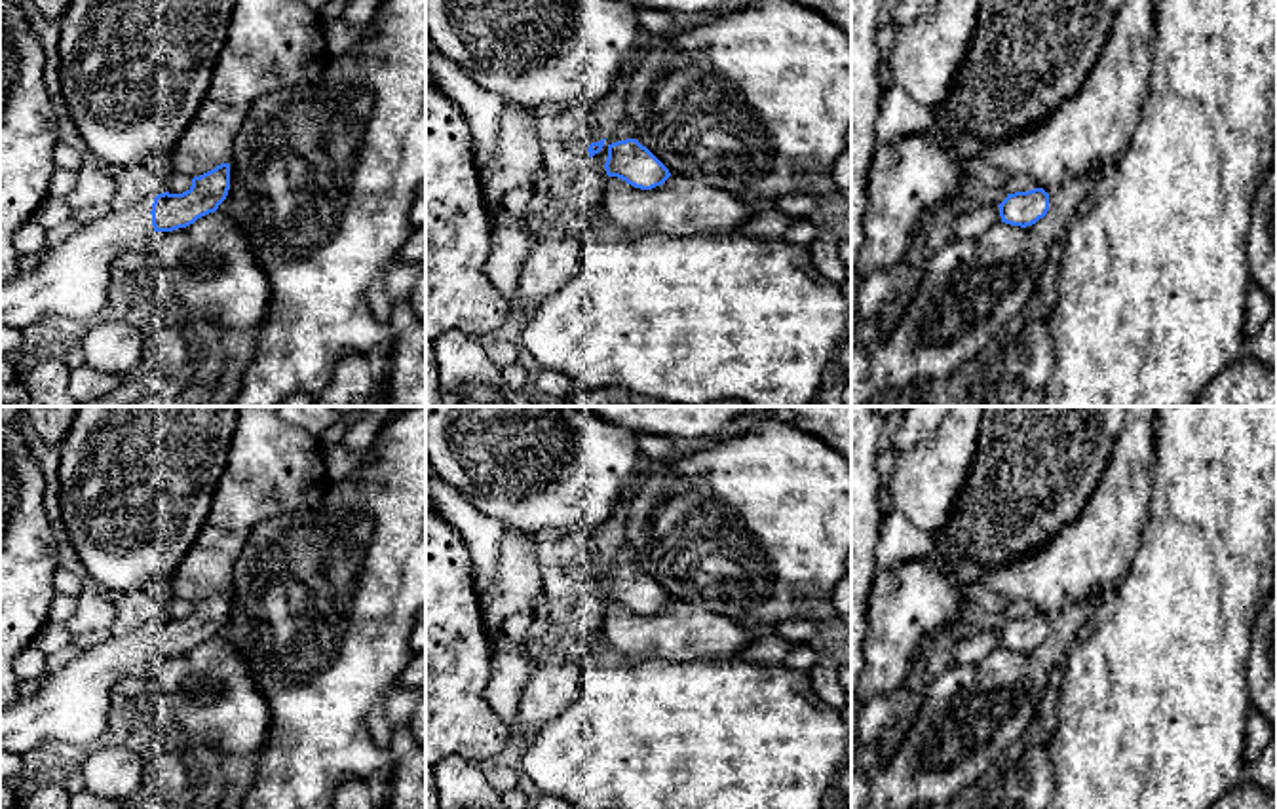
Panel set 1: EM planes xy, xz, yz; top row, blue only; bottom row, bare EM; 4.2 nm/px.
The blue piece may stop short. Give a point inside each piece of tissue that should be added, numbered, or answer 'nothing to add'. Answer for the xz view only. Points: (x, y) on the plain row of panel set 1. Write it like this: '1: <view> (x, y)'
nothing to add

